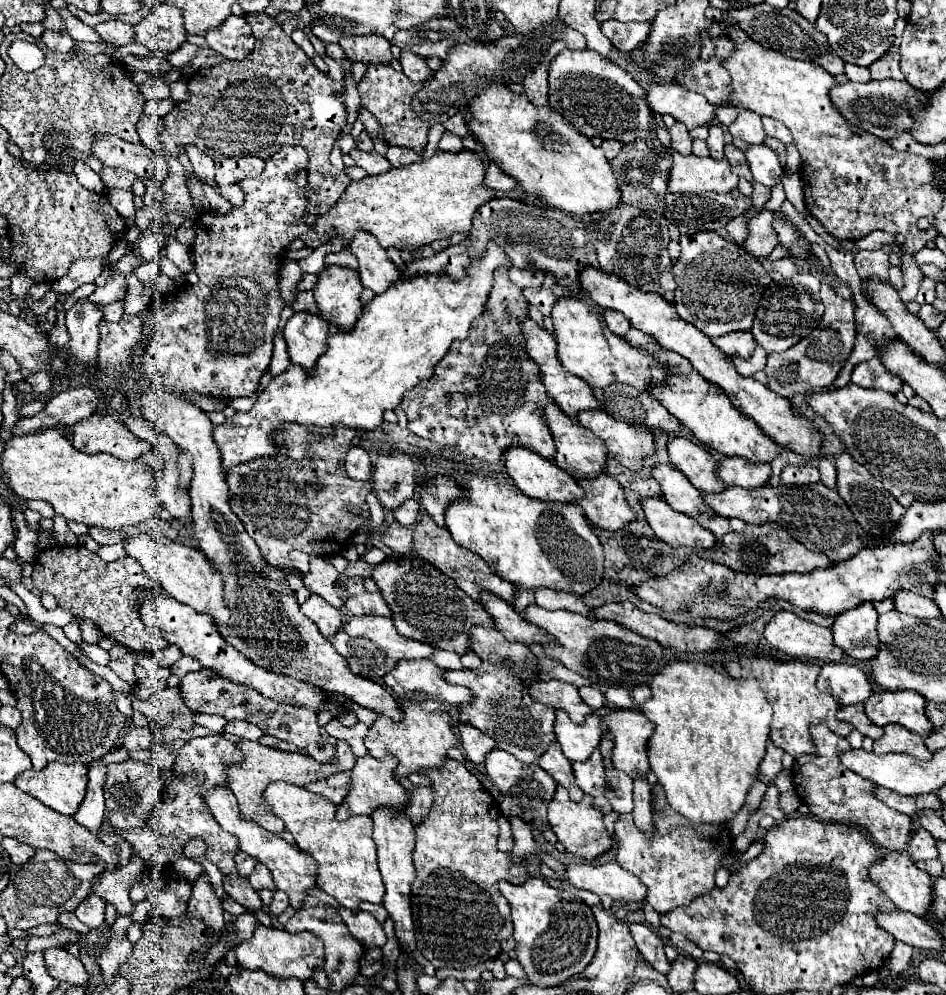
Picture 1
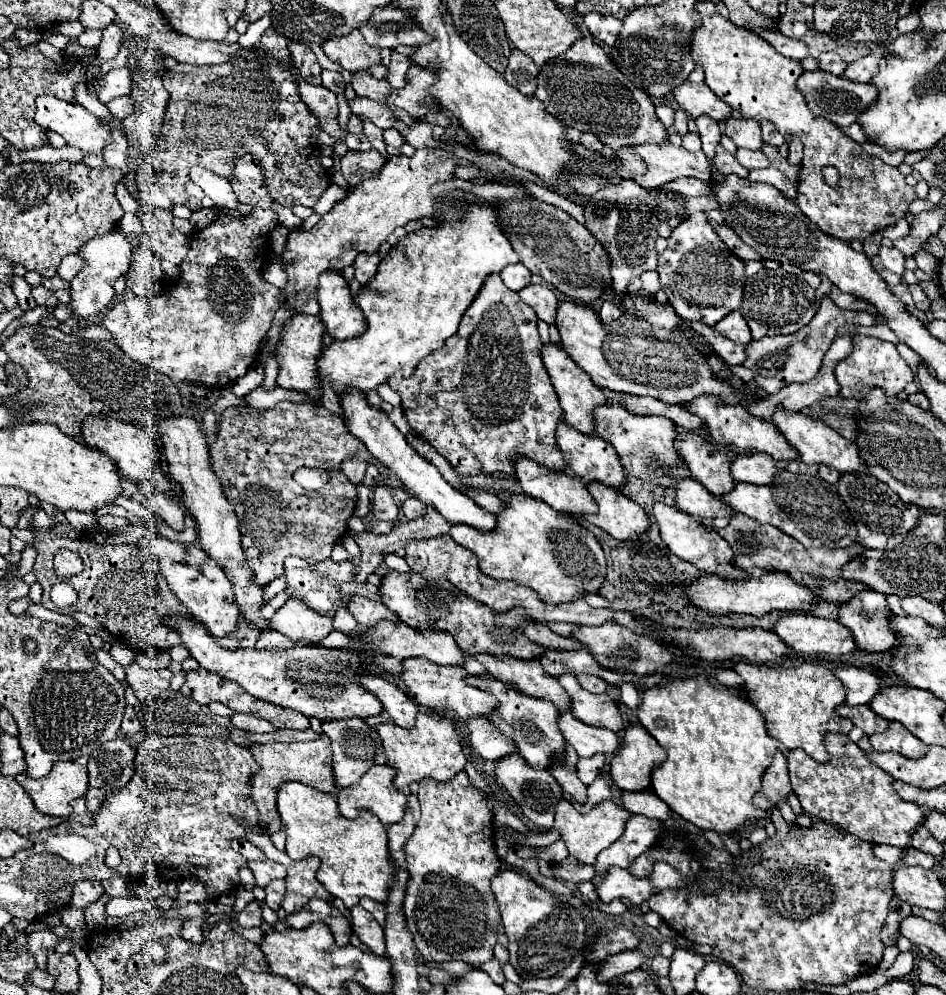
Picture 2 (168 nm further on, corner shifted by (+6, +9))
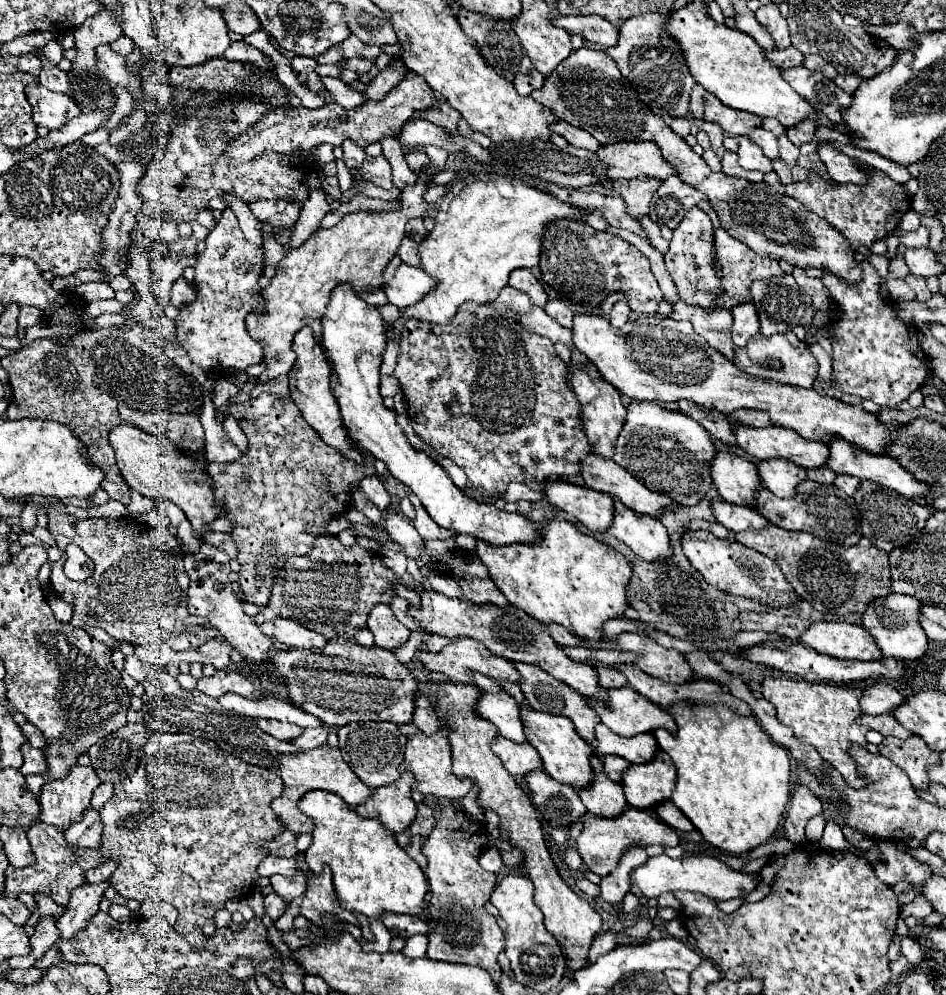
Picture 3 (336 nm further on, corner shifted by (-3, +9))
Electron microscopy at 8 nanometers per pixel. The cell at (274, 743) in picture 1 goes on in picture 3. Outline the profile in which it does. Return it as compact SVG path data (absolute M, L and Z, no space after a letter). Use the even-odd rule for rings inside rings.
M325 725L317 727L317 729L305 729L303 735L293 741L293 745L297 745L301 751L317 749L317 747L321 747L321 745L327 743L327 735L329 735L329 729Z

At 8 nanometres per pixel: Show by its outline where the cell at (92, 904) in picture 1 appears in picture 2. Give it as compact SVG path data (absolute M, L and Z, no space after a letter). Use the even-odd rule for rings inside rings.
M78 881L74 885L74 893L72 893L72 907L78 907L78 909L86 909L90 907L92 903L96 903L100 899L100 895L104 893L100 881Z

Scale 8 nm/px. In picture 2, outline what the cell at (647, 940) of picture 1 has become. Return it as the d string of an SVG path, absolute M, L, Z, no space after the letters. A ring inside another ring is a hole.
M656 955L652 961L650 961L650 967L656 975L660 977L666 977L668 971L670 971L670 959L668 957L662 957L662 955Z

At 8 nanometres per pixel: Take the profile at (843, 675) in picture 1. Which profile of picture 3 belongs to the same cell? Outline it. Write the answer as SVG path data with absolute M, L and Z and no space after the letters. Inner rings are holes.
M875 683L871 687L863 689L861 697L861 711L867 715L883 715L883 713L893 713L905 697L893 689L887 683Z

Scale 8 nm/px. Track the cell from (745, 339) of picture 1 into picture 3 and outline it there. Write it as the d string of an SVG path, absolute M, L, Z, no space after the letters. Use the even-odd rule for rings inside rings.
M741 303L731 309L733 315L733 341L735 345L743 347L749 343L751 337L759 333L759 317L753 303Z

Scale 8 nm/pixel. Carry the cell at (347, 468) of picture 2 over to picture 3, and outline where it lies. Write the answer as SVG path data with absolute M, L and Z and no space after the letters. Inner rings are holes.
M371 475L371 477L363 477L361 483L359 483L359 489L361 493L365 495L365 499L369 499L373 505L377 505L381 511L389 509L391 505L391 497L389 493L385 491L381 479L377 475Z

